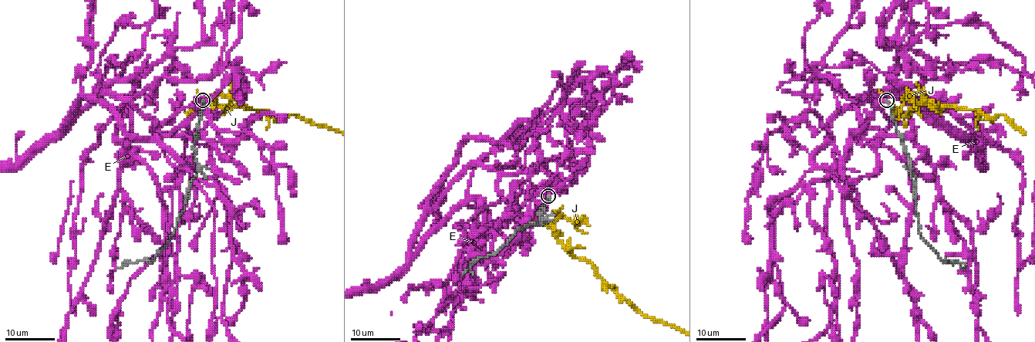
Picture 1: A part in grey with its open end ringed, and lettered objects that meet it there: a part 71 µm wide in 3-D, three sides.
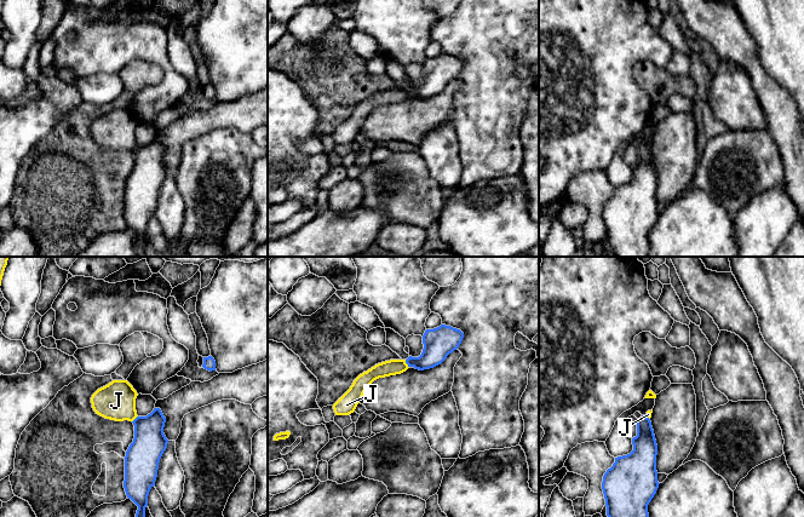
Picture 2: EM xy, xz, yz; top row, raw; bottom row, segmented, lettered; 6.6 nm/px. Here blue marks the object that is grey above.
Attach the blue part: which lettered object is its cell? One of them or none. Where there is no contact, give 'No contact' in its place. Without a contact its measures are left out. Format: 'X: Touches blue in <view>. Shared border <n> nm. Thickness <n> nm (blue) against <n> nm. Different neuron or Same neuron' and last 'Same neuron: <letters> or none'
E: No contact. Different neuron
J: Touches blue in xz. Shared border 60 nm. Thickness 190 nm (blue) against 110 nm. Different neuron
Same neuron: none

